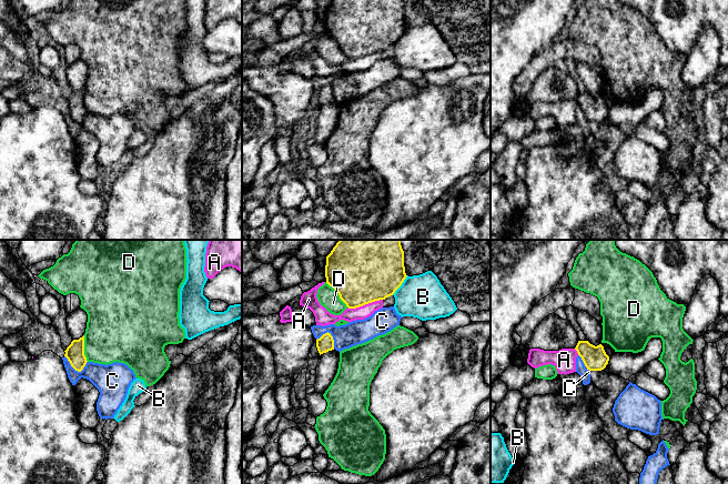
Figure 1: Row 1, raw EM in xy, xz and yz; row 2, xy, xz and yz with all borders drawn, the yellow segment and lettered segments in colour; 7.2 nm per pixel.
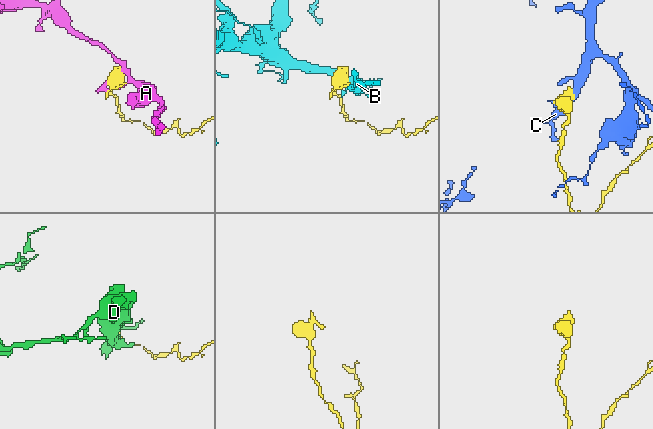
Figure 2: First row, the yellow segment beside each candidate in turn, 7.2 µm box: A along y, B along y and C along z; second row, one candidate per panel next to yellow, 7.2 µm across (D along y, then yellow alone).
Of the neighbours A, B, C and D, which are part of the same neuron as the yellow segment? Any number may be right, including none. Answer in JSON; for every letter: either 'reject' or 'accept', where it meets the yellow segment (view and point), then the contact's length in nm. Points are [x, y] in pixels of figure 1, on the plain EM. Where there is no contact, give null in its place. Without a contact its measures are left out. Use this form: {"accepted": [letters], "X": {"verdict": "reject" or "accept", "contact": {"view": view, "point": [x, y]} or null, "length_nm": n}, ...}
{"accepted": [], "A": {"verdict": "reject", "contact": {"view": "xz", "point": [364, 56]}, "length_nm": 260}, "B": {"verdict": "reject", "contact": {"view": "xz", "point": [401, 36]}, "length_nm": 180}, "C": {"verdict": "reject", "contact": {"view": "xy", "point": [74, 120]}, "length_nm": 180}, "D": {"verdict": "reject", "contact": {"view": "xy", "point": [83, 100]}, "length_nm": 190}}

